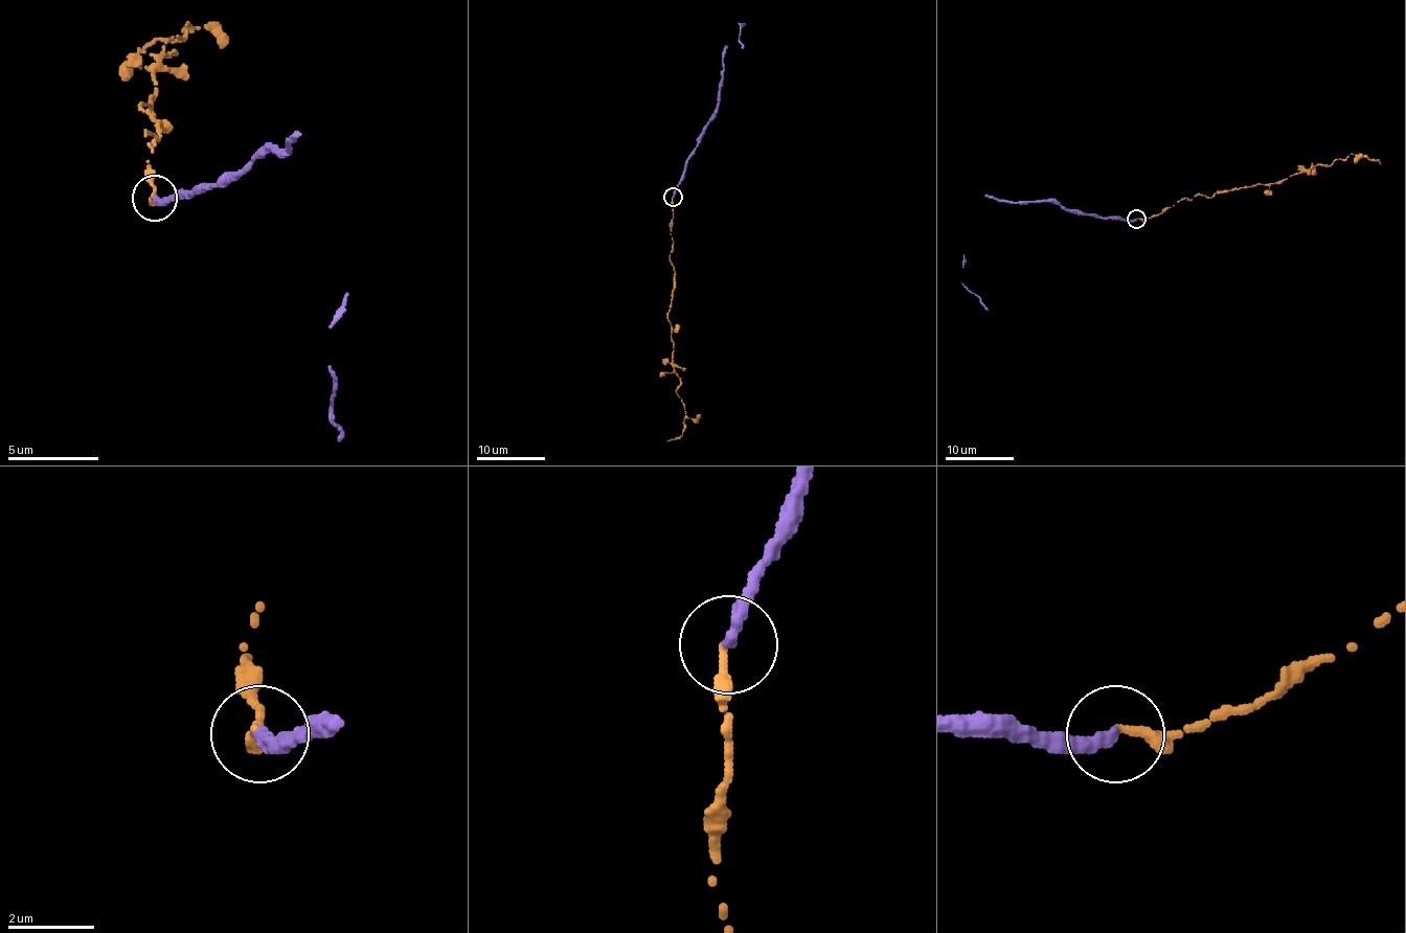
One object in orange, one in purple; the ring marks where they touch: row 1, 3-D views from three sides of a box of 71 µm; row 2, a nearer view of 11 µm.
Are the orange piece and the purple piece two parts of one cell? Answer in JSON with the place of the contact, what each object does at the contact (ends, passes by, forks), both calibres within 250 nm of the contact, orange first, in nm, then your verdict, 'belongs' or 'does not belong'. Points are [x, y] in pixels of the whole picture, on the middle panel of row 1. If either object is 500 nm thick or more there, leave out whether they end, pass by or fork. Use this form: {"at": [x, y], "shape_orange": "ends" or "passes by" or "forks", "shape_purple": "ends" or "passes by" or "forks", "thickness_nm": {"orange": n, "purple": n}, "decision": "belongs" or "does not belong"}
{"at": [673, 197], "shape_orange": "ends", "shape_purple": "ends", "thickness_nm": {"orange": 200, "purple": 320}, "decision": "does not belong"}

